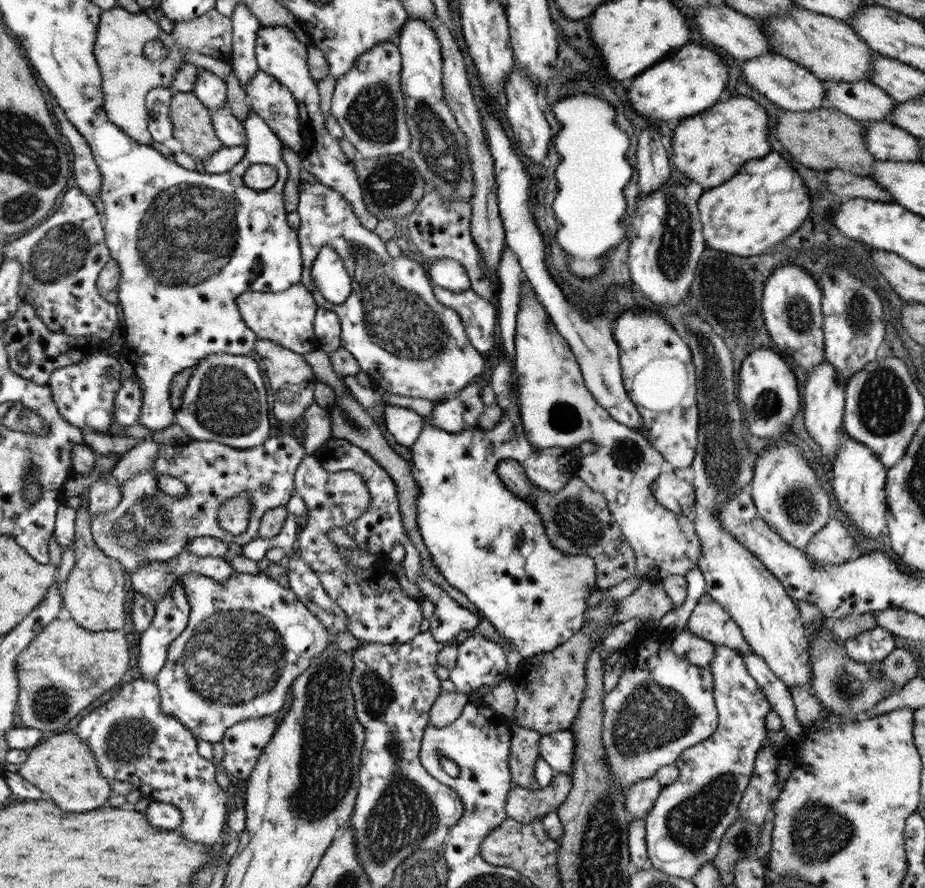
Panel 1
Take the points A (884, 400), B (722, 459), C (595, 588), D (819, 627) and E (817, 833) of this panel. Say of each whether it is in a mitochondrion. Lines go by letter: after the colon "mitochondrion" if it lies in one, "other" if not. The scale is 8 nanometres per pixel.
A: mitochondrion
B: mitochondrion
C: other
D: other
E: mitochondrion

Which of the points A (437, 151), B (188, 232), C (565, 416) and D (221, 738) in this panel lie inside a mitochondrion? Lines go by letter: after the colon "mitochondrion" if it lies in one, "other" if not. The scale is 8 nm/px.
A: mitochondrion
B: mitochondrion
C: mitochondrion
D: other

